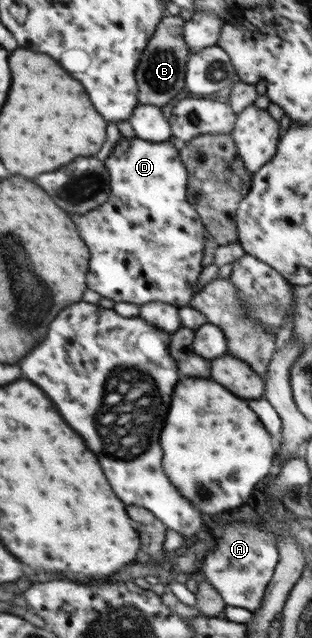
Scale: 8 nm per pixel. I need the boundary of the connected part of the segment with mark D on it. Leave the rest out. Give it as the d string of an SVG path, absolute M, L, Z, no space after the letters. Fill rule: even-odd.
M120 135L104 164L110 178L110 199L86 215L72 215L90 251L87 288L115 303L126 301L141 306L160 301L179 308L188 306L203 272L206 229L187 200L187 171L179 156L179 146L169 140L152 143Z

